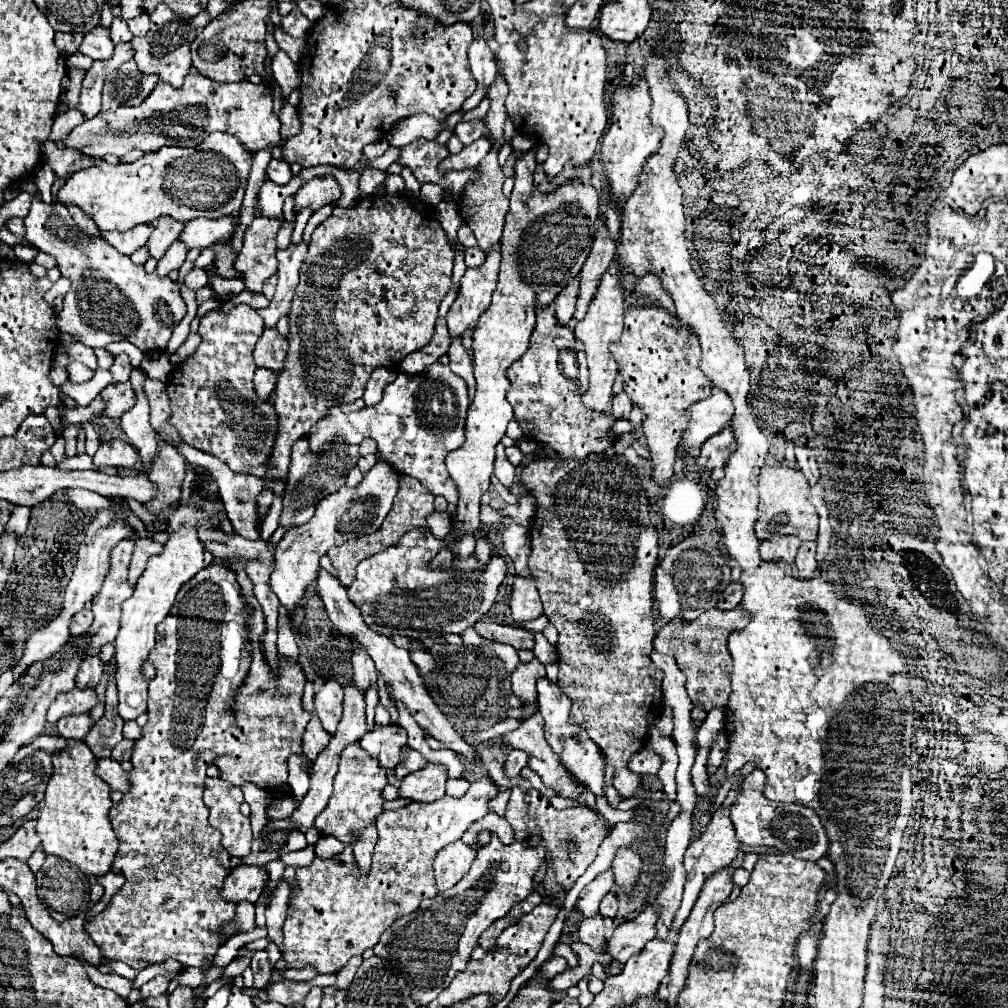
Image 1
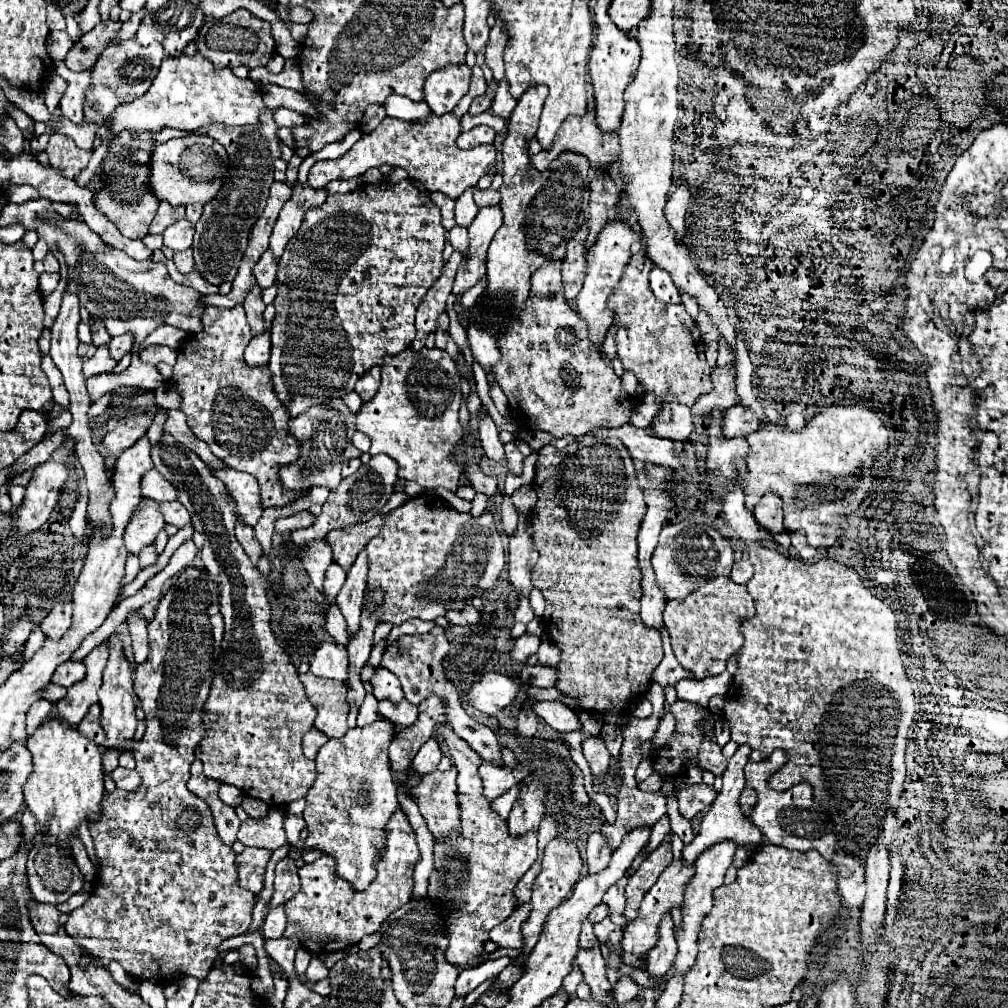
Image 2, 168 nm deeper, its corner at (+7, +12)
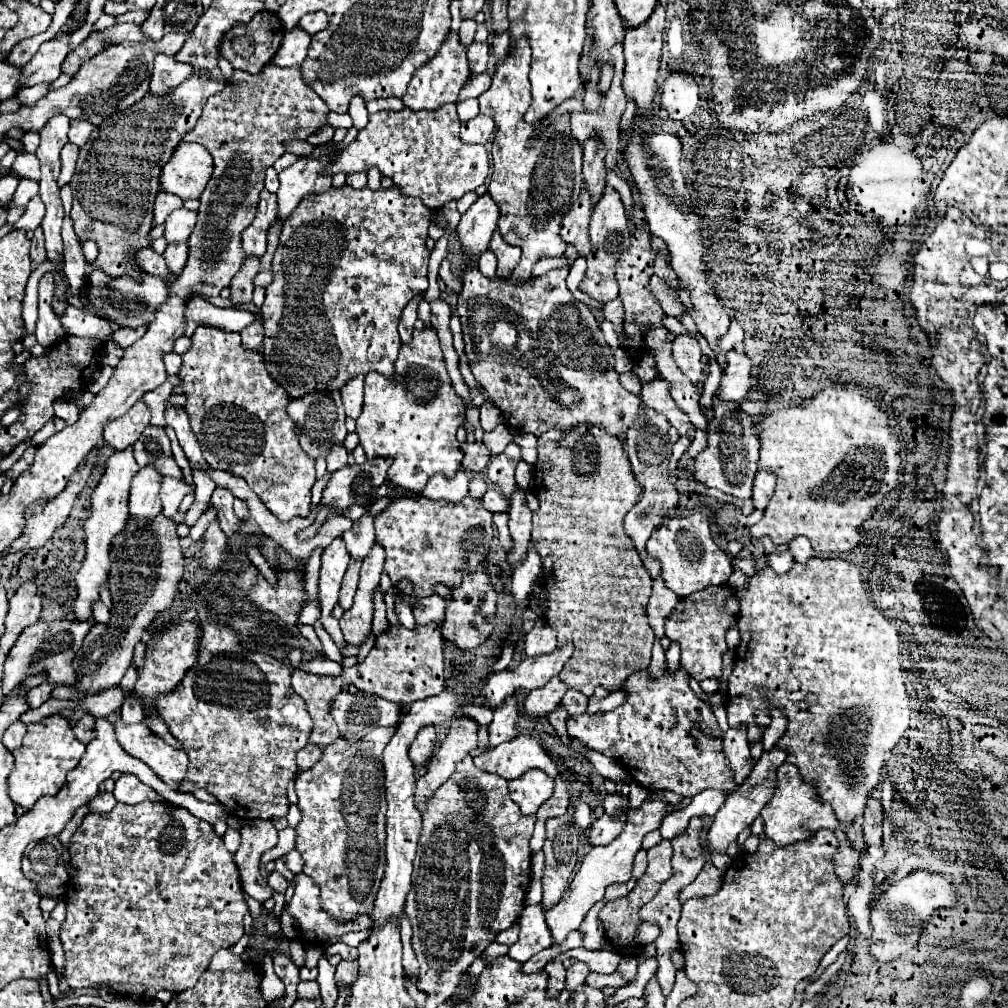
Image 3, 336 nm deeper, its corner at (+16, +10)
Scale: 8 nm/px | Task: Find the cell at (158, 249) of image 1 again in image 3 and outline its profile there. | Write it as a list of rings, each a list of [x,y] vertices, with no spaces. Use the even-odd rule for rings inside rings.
[[[158,192],[156,202],[154,202],[154,226],[164,224],[164,220],[168,218],[170,212],[174,212],[176,208],[182,206],[182,200],[174,194],[166,194],[166,192]]]

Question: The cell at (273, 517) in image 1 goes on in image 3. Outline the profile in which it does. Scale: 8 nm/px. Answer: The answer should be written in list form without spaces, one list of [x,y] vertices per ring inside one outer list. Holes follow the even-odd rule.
[[[198,326],[192,336],[192,346],[182,354],[182,368],[176,374],[186,396],[184,410],[190,416],[192,432],[204,452],[206,462],[212,468],[232,472],[248,482],[248,486],[258,494],[258,498],[268,506],[268,510],[282,522],[294,516],[310,514],[310,488],[314,484],[314,458],[304,454],[298,444],[294,422],[286,414],[288,396],[282,386],[278,386],[266,372],[264,360],[258,352],[246,350],[240,342],[238,332],[224,332],[212,326]]]

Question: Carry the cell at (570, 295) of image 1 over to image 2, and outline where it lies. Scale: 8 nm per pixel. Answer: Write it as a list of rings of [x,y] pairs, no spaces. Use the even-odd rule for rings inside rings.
[[[583,224],[577,234],[567,242],[567,254],[563,260],[563,282],[565,282],[565,296],[569,302],[575,300],[579,290],[583,288],[585,272],[587,272],[587,258],[585,258],[585,240],[589,234],[589,226]]]

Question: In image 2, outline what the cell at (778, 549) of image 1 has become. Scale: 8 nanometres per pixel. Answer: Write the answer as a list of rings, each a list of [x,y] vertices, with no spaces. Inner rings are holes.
[[[767,492],[761,502],[755,506],[753,510],[755,520],[761,524],[761,528],[765,530],[767,536],[775,536],[775,534],[783,534],[783,512],[781,512],[781,498],[773,492]]]

